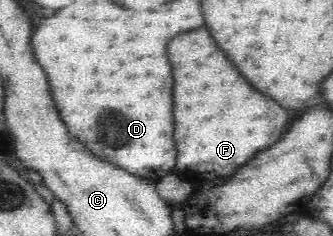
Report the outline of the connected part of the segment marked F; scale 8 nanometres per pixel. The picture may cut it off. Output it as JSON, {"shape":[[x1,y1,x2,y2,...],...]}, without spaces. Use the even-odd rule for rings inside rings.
{"shape":[[205,25,175,35,169,41,169,61,175,77,173,115,175,115,175,141,179,149,177,169,181,173,197,181,211,181,215,177,233,175,237,169,241,169,241,165,247,165,259,151,269,149,273,143,277,143,283,137,285,127,289,123,289,113,281,109,277,103,273,103,271,99,263,97,241,77,241,73,237,73,237,67,225,57,225,53,213,41]]}

